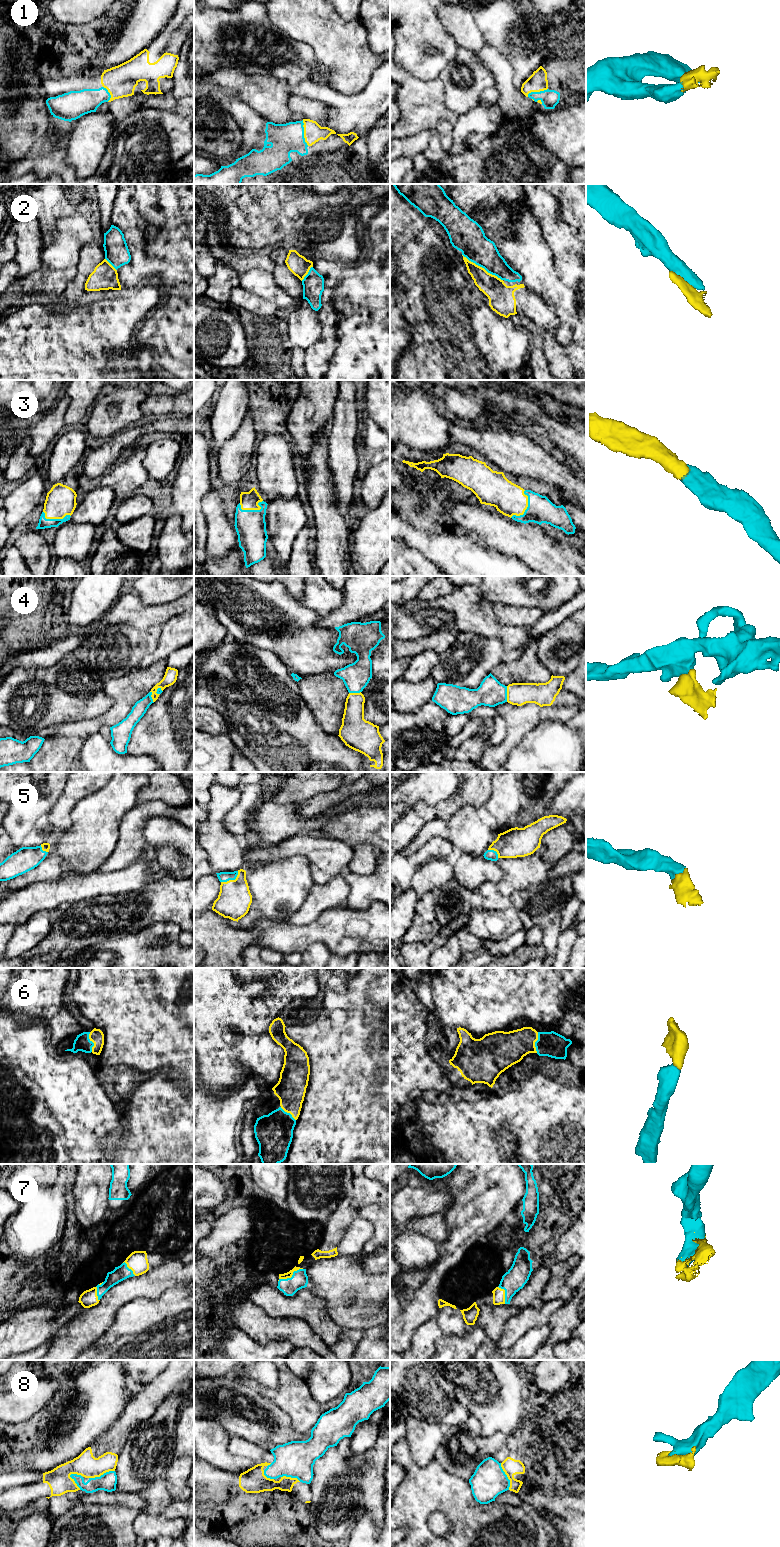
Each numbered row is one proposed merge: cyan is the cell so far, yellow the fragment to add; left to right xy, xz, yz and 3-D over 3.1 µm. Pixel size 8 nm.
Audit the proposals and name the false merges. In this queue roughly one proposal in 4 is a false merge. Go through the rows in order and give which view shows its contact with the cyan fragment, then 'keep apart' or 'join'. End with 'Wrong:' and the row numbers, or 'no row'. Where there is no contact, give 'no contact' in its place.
1: contact in xz; join
2: contact in yz; join
3: contact in yz; join
4: contact in yz; keep apart
5: contact in xz; join
6: contact in xy; join
7: contact in xz; join
8: contact in xy; join
Wrong: 4

